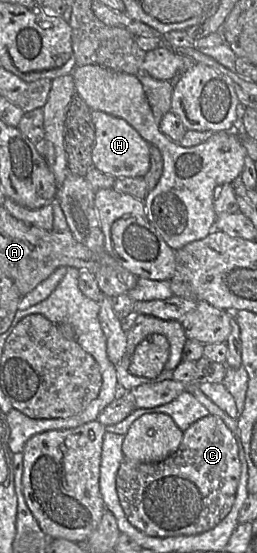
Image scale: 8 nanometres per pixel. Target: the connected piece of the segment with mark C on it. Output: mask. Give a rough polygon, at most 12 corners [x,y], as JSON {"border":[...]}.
{"border":[[209,414],[159,462],[123,459],[116,491],[152,537],[231,511],[235,435]]}

